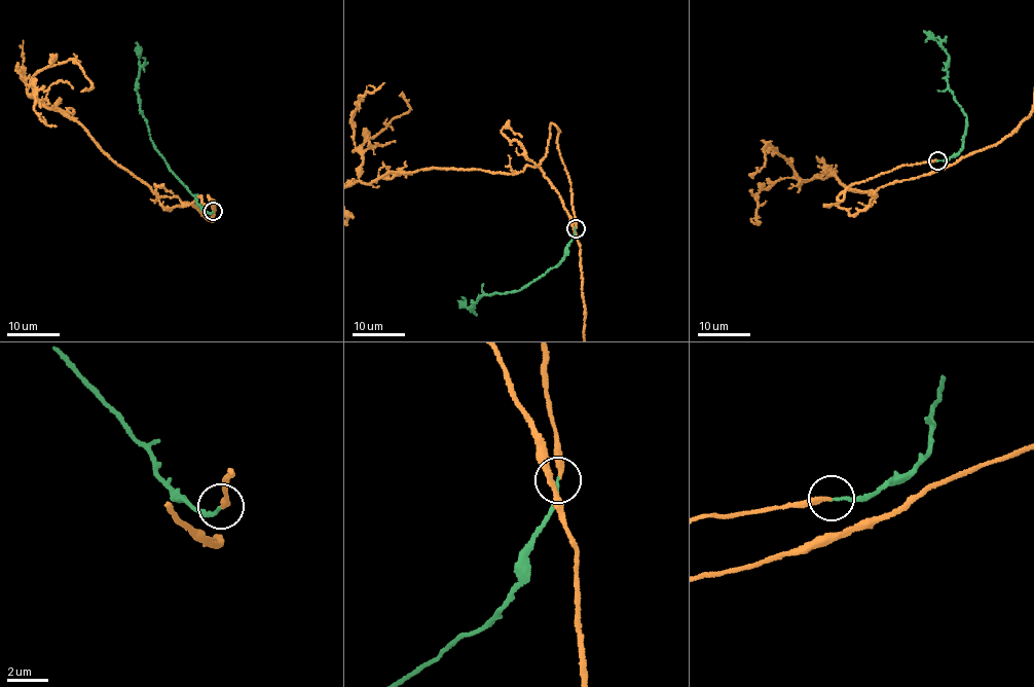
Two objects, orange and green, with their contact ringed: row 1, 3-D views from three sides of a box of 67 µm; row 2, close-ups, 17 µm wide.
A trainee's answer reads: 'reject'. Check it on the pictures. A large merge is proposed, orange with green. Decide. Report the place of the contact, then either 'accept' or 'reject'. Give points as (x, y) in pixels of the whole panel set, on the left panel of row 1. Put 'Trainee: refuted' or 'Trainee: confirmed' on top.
Trainee: refuted
(213, 211) | accept

